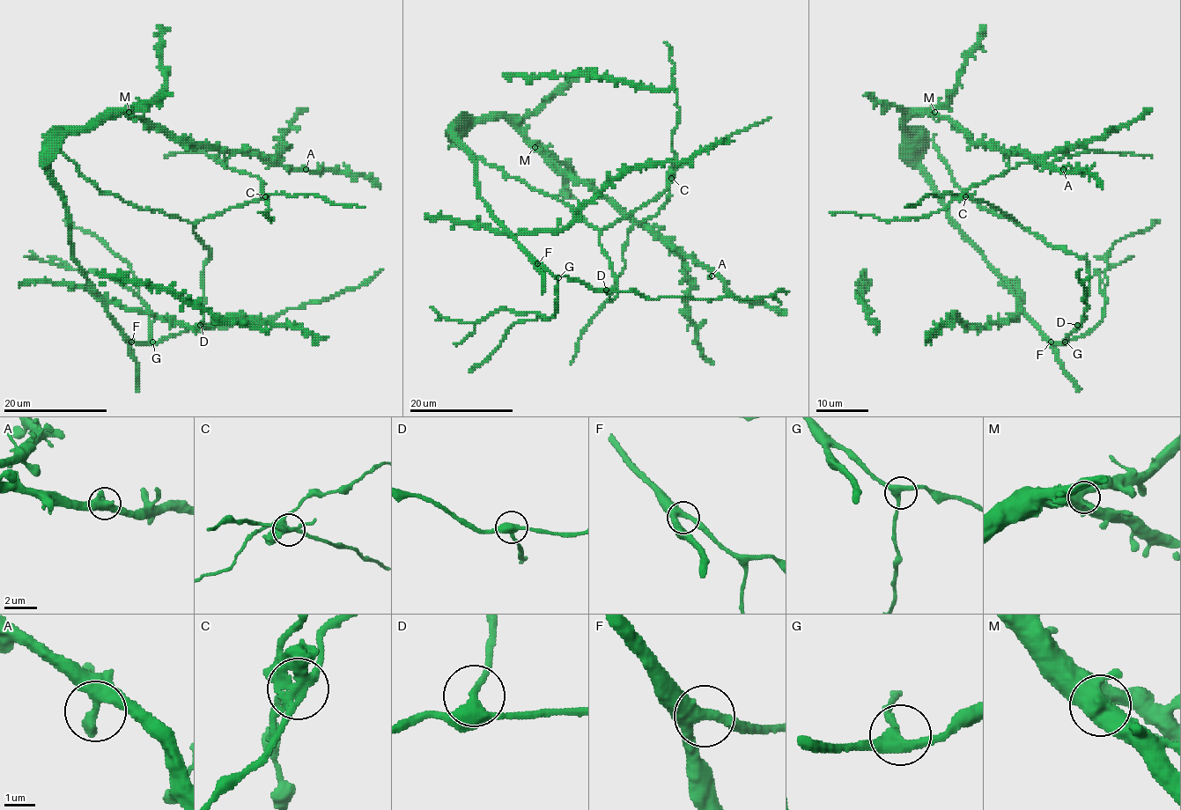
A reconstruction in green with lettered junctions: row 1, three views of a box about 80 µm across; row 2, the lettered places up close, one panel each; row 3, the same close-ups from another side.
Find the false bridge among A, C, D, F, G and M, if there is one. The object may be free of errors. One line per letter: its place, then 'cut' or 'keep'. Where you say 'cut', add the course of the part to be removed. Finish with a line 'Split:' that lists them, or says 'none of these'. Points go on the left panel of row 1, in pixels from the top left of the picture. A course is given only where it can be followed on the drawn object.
A: (306, 169) | keep
C: (265, 196) | cut | (265, 196), (259, 178), (227, 169), (204, 151), (193, 150), (164, 157)
D: (200, 325) | keep
F: (131, 342) | keep
G: (152, 342) | keep
M: (129, 112) | keep
Split: C

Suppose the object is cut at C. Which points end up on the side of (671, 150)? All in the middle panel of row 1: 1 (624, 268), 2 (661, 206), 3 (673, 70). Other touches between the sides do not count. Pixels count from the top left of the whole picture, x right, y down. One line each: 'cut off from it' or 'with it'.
1: with it
2: with it
3: with it

